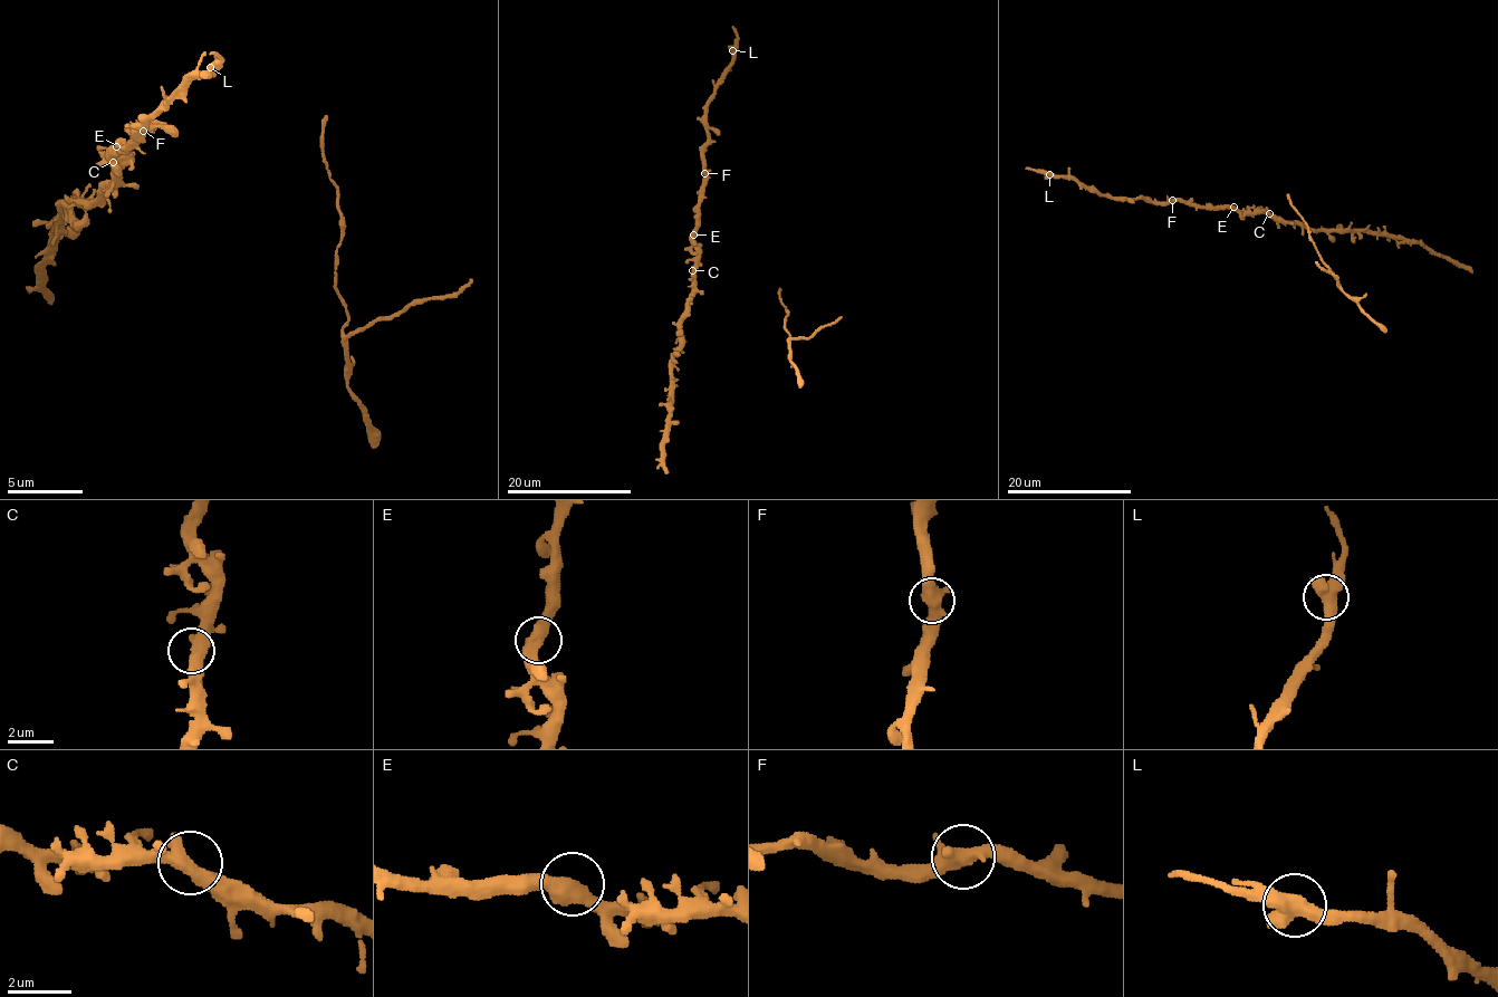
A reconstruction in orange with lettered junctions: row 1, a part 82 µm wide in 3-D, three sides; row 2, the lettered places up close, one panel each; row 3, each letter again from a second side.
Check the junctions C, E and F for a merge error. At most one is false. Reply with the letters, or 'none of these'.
none of these

